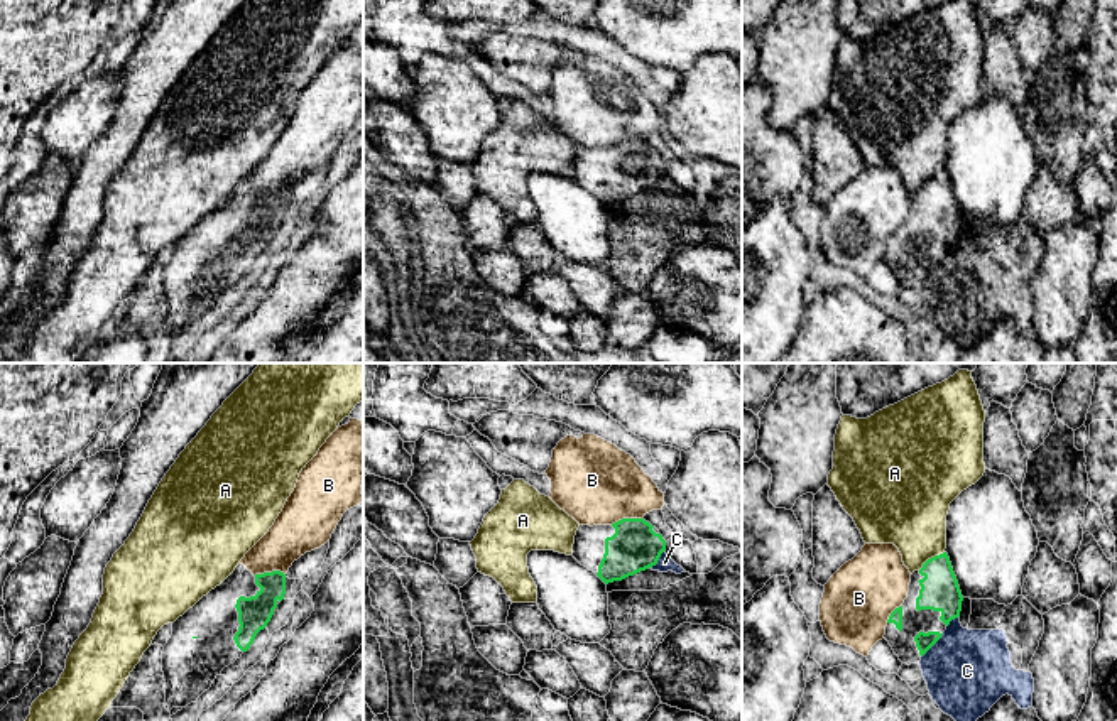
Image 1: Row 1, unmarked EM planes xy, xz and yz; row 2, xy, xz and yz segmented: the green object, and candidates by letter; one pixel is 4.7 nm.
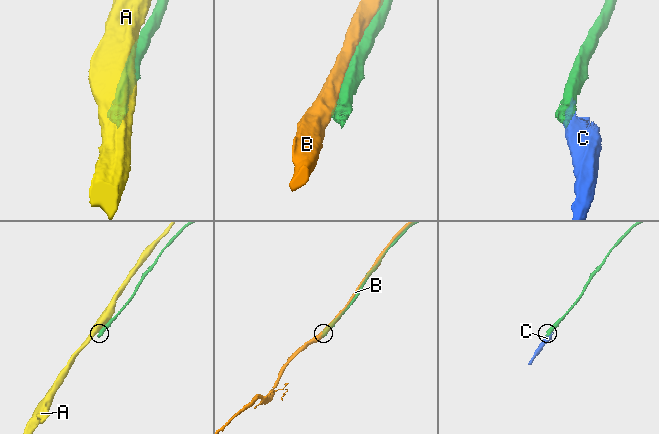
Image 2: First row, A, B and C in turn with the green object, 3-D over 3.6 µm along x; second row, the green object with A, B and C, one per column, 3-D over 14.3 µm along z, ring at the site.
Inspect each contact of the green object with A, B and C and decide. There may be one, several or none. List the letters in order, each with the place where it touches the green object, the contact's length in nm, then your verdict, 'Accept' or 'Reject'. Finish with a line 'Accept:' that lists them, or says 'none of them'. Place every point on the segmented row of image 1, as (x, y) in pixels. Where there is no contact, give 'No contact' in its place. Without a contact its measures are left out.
A: Touches green at yz (931, 558). Shared border 160 nm. Reject
B: Touches green at xz (626, 519). Shared border 160 nm. Reject
C: Touches green at yz (933, 644). Shared border 160 nm. Reject
Accept: none of them

